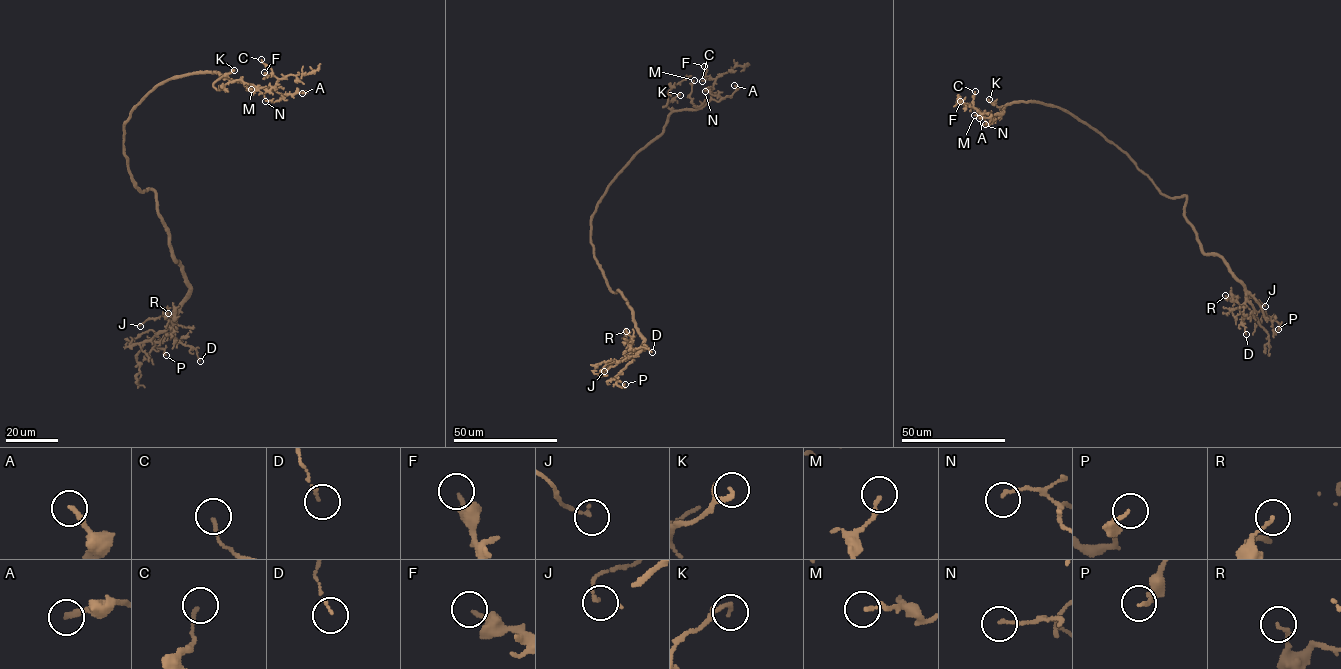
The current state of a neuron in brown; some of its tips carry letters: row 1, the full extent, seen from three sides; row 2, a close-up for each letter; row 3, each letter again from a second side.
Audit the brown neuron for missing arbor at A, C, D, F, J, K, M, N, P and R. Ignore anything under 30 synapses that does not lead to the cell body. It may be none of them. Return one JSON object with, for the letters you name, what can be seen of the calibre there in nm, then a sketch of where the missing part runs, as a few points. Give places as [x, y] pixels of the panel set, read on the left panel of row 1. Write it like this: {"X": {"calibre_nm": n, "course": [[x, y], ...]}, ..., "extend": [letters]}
{"A": {"calibre_nm": 220}, "K": {"calibre_nm": 140, "course": [[234, 70], [249, 70], [261, 63]]}, "extend": ["A", "K"]}

